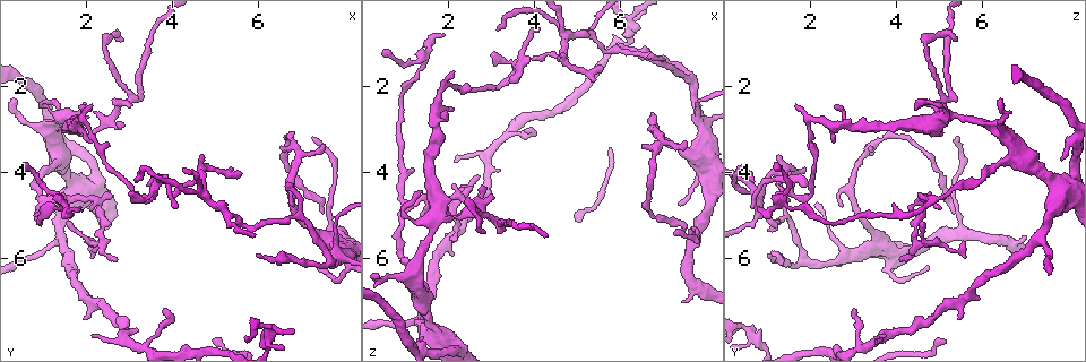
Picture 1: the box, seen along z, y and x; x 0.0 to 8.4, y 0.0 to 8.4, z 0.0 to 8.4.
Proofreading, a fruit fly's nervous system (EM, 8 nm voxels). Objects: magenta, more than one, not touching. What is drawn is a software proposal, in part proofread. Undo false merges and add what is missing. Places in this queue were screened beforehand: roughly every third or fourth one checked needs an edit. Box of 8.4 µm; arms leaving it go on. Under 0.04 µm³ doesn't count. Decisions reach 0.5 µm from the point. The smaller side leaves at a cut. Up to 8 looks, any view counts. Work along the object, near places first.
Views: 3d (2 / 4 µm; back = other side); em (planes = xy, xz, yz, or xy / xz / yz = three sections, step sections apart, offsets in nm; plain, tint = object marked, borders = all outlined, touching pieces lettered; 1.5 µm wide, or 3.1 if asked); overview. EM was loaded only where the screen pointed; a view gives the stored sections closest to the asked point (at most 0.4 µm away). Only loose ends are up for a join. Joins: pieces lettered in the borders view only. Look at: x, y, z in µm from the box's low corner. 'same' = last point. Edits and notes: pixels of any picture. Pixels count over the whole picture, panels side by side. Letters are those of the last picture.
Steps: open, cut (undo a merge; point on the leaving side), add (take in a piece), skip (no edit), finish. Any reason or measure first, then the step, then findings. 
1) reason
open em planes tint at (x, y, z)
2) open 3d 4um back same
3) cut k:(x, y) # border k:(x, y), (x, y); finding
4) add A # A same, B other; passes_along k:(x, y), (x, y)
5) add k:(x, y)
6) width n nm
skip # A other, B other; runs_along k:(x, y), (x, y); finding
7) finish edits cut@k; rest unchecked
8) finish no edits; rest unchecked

an open end
open 3d 4um at (2.15, 2.50, 1.65)

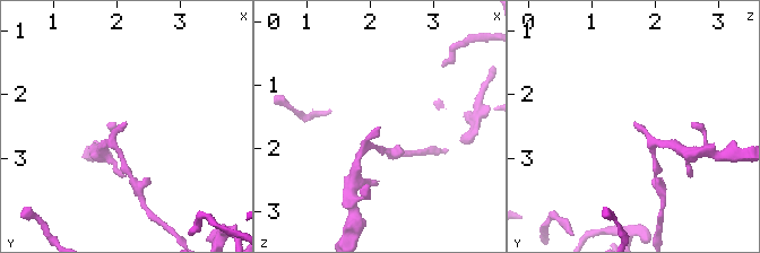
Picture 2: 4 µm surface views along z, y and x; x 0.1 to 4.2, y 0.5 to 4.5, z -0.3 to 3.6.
open em planes borders at (2.10, 2.45, 1.70)

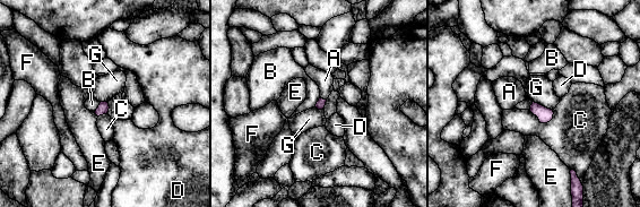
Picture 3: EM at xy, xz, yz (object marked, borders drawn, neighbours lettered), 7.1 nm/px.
longest_contact C 190 nm
add 3:(325, 80) # A same, B other, C other, D other, E other, F other, G other; passes_along 3:(320, 104), (322, 98), (325, 80); the cell continues

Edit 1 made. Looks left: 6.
open overview

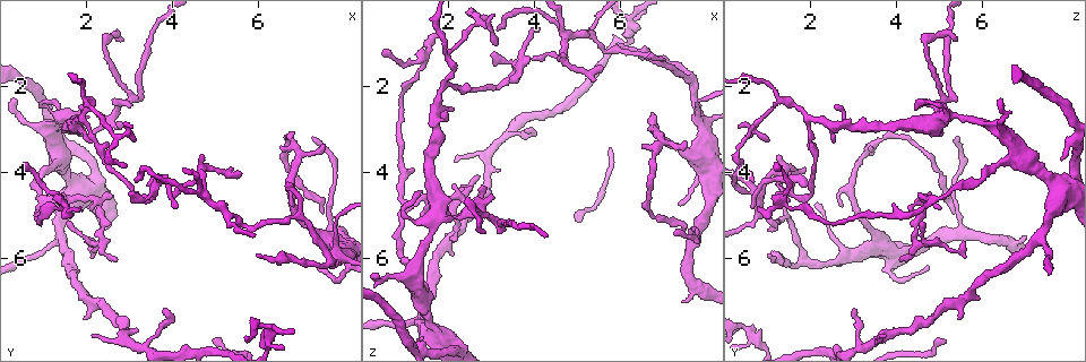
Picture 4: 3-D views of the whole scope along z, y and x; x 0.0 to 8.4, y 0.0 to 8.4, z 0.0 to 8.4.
free end
open 3d 4um at (1.40, 3.70, 7.85)

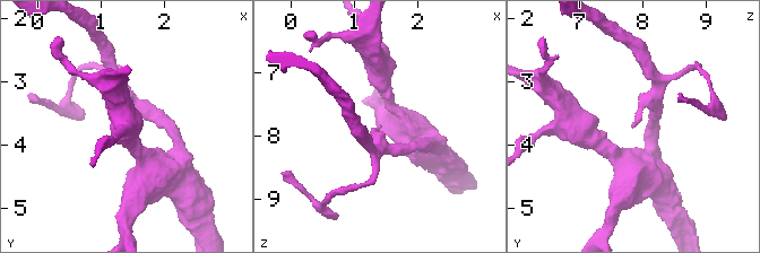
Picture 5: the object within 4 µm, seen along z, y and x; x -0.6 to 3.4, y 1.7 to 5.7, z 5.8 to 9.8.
open em planes borders at (1.40, 3.75, 7.85)

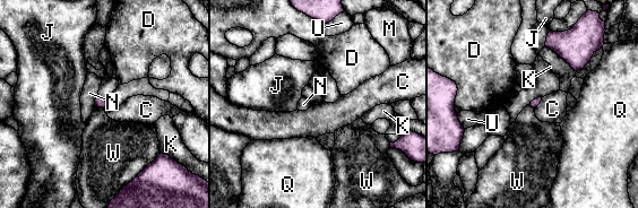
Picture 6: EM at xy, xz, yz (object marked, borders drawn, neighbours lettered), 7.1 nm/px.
longest_contact W 380 nm
skip # C other, D other, J other, K other, M other, N other, Q other, U other, W other; no lettered piece goes on from it

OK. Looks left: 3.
an open end
open em xz step 4 borders at (2.75, 6.00, 4.10)

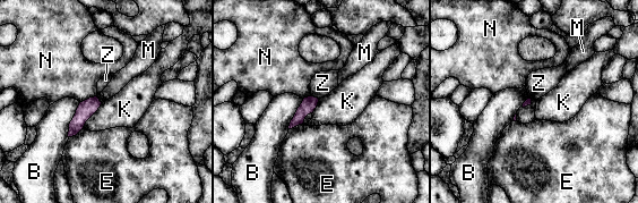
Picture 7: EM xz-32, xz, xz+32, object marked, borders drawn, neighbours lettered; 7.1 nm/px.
skip # B other, E other, K other, M other, N other, Z other; border 7:(96, 95), (102, 102); no lettered piece goes on from it

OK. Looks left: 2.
finish edits add@3; rest unchecked

